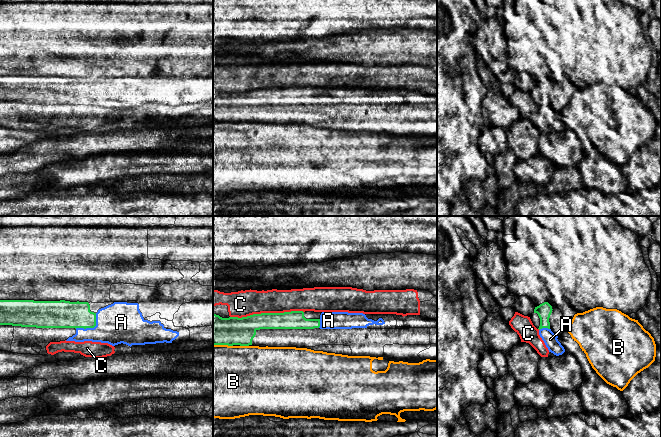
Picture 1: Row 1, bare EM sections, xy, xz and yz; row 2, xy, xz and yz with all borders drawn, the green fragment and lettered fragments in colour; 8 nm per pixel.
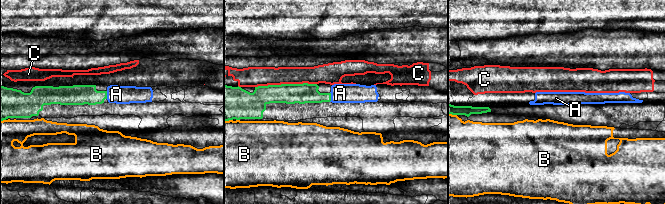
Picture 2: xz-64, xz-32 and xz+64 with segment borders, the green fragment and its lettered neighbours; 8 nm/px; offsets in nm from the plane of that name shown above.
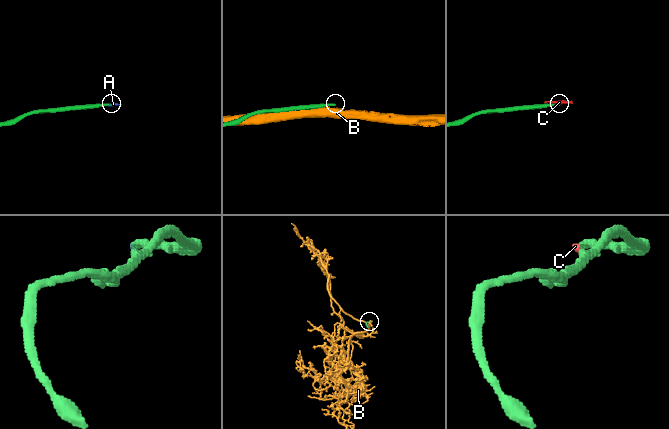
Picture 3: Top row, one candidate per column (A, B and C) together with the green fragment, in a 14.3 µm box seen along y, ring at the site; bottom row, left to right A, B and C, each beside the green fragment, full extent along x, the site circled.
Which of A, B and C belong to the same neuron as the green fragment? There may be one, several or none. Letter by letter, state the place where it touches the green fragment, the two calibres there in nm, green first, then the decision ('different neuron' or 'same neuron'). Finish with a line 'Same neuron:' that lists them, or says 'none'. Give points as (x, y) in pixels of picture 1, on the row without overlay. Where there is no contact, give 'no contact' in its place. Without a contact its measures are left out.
A: xy (91, 103) | 220/340 nm | same neuron
B: xz (244, 121) | 220/500 nm | different neuron
C: xz (266, 89) | 220/220 nm | different neuron
Same neuron: A

